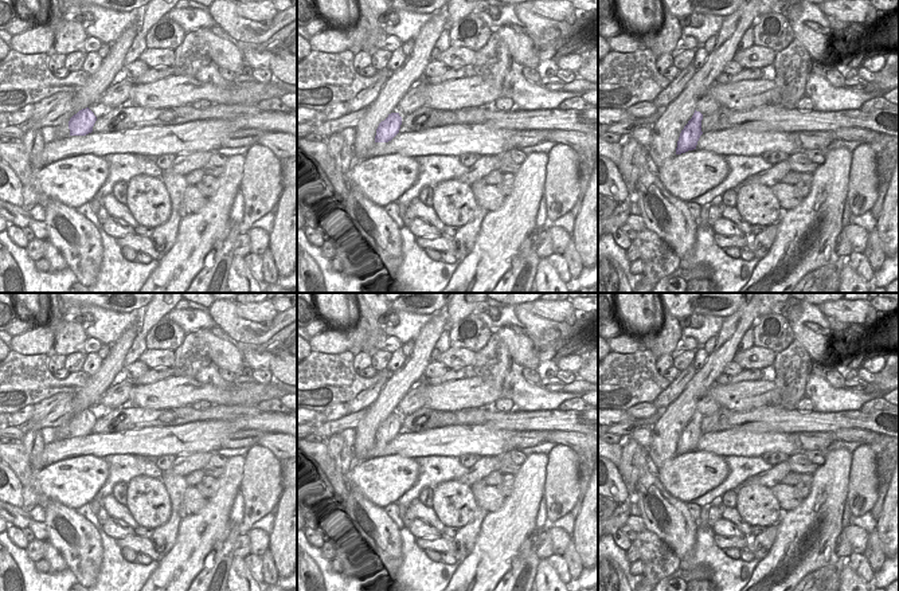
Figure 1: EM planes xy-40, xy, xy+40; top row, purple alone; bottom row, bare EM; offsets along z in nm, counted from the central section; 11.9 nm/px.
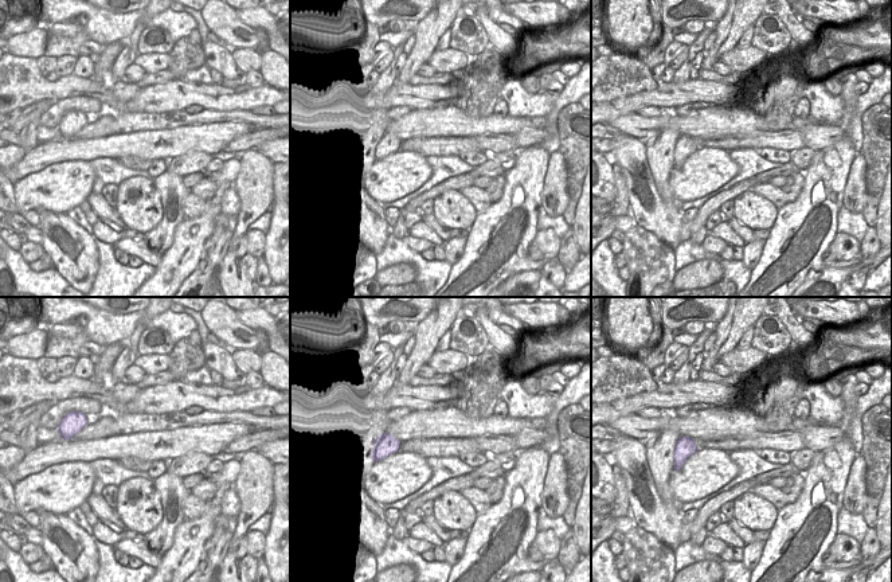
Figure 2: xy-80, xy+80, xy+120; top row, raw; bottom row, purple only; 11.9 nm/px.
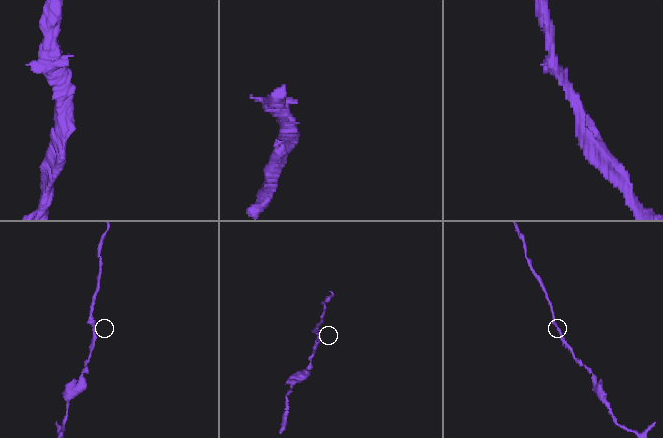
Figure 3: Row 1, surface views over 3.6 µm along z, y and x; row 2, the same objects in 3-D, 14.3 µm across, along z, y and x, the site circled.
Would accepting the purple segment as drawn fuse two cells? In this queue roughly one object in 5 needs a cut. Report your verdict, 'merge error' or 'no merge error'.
no merge error

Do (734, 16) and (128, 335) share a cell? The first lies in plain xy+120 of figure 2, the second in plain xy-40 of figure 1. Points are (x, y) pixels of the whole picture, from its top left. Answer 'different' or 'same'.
same

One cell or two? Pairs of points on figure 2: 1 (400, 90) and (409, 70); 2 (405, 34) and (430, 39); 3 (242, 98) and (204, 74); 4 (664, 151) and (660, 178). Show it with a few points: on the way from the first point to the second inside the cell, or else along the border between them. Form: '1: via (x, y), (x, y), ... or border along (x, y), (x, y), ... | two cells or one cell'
1: border along (395, 79), (407, 84) | two cells
2: border along (418, 22), (413, 32) | two cells
3: border along (184, 78), (192, 82), (212, 84) | two cells
4: via (660, 157), (660, 171) | one cell

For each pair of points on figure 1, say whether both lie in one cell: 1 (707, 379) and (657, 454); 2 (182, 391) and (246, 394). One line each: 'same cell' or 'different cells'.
1: same cell
2: same cell

